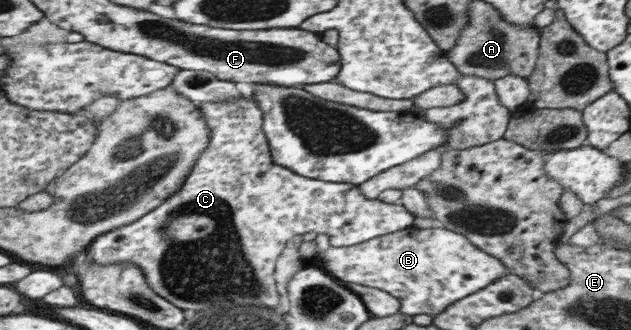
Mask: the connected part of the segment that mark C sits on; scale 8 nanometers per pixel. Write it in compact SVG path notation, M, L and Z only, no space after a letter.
M256 96L202 103L204 117L212 129L212 142L196 162L196 168L186 180L184 188L134 225L101 235L91 244L88 257L100 265L138 265L144 269L150 287L182 309L202 311L208 305L222 303L224 307L260 305L274 311L280 307L274 265L287 240L306 233L324 233L334 246L350 247L412 226L415 215L401 203L391 204L378 198L366 198L357 185L302 177L274 162L270 145L264 137L264 113Z

